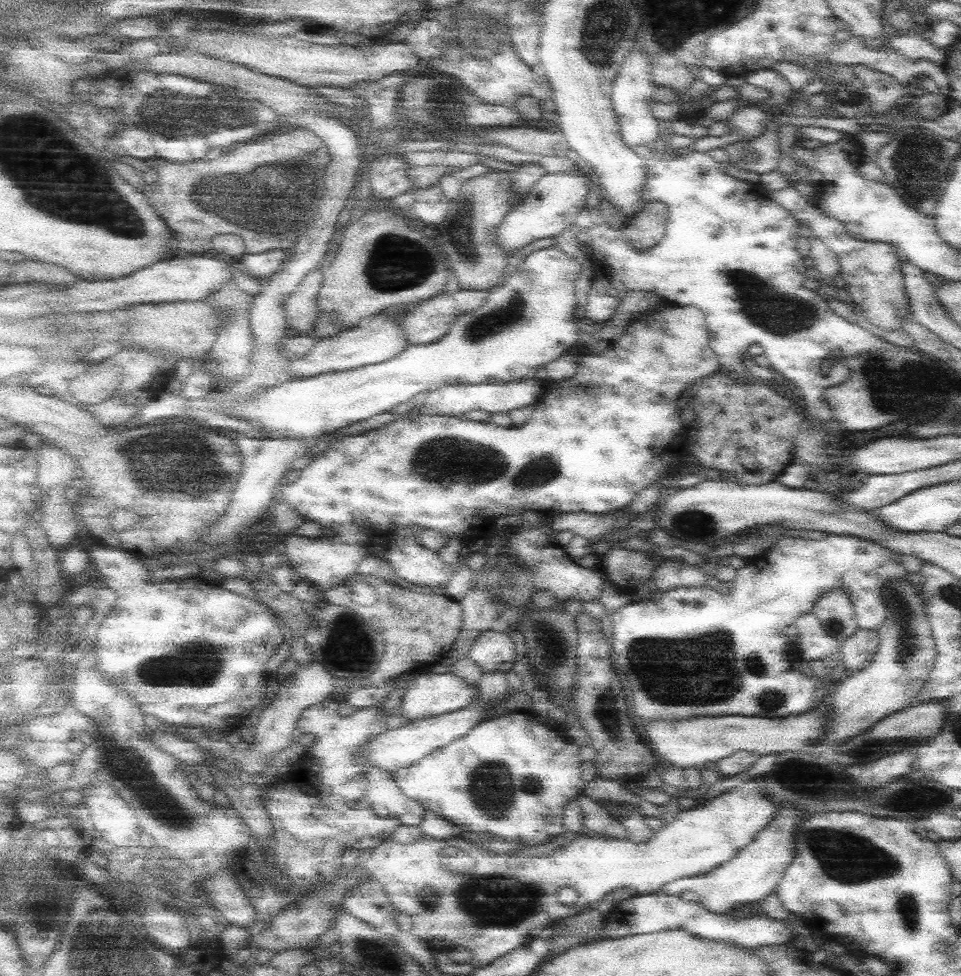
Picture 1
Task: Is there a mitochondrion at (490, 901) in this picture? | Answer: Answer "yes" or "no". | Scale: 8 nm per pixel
yes

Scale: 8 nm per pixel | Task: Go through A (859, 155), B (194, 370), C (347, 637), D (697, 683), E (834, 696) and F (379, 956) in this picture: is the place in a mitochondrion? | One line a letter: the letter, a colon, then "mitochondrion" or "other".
A: other
B: other
C: mitochondrion
D: mitochondrion
E: other
F: mitochondrion

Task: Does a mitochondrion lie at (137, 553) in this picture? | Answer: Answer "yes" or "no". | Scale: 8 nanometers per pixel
no

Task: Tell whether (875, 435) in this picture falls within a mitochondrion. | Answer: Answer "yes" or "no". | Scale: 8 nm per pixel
no

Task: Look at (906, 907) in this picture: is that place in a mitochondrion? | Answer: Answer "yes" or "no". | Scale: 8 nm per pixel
yes

